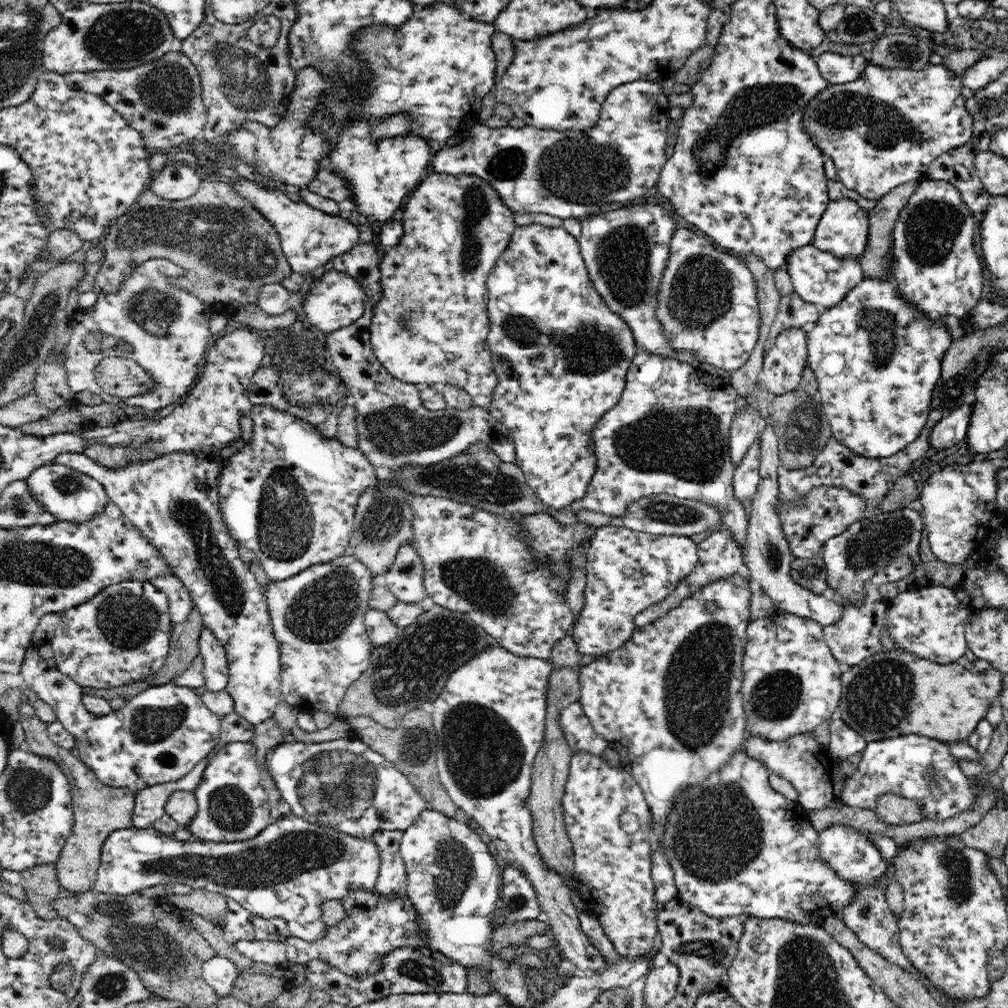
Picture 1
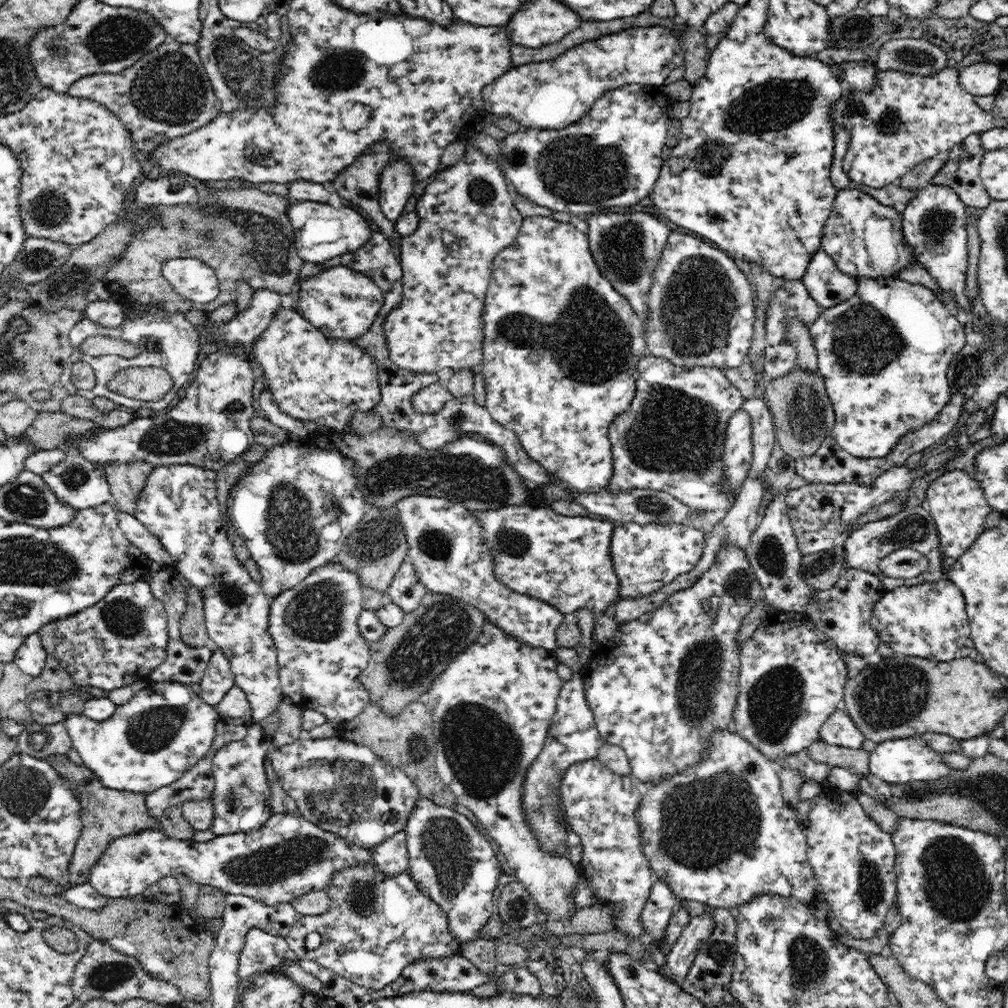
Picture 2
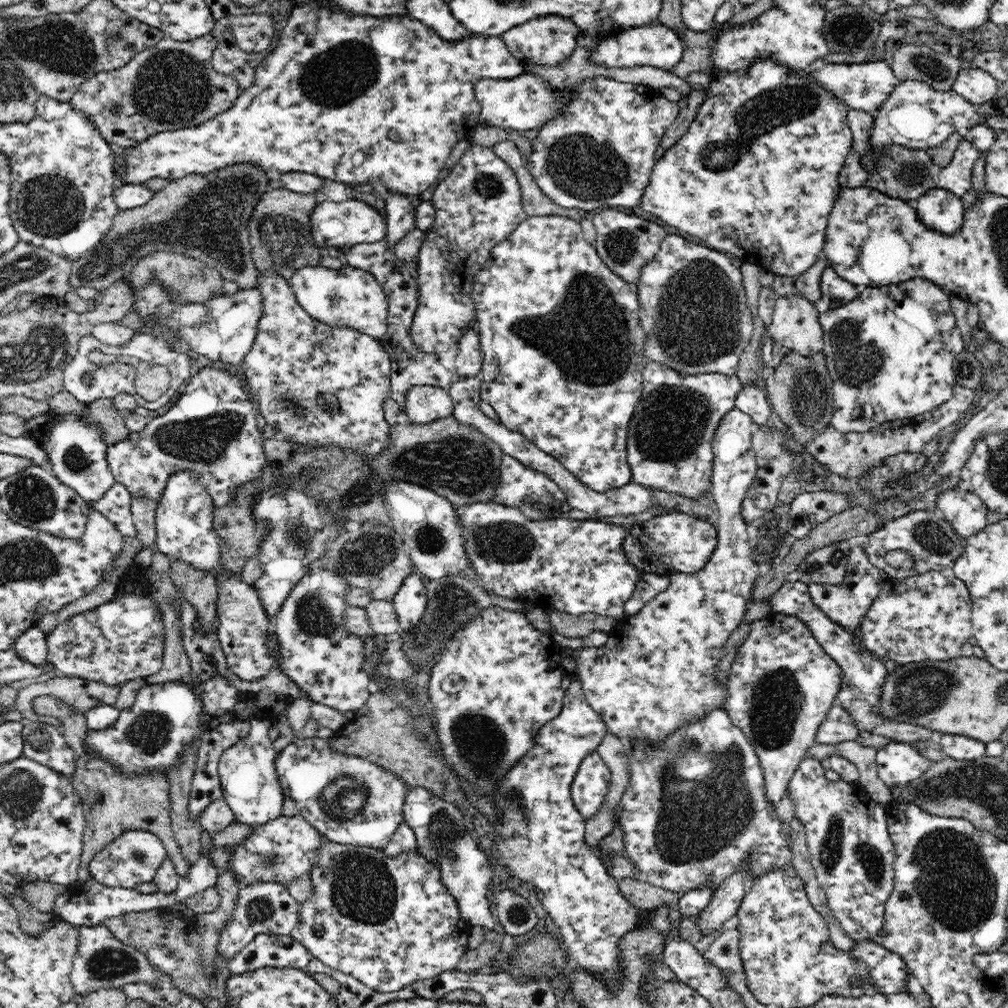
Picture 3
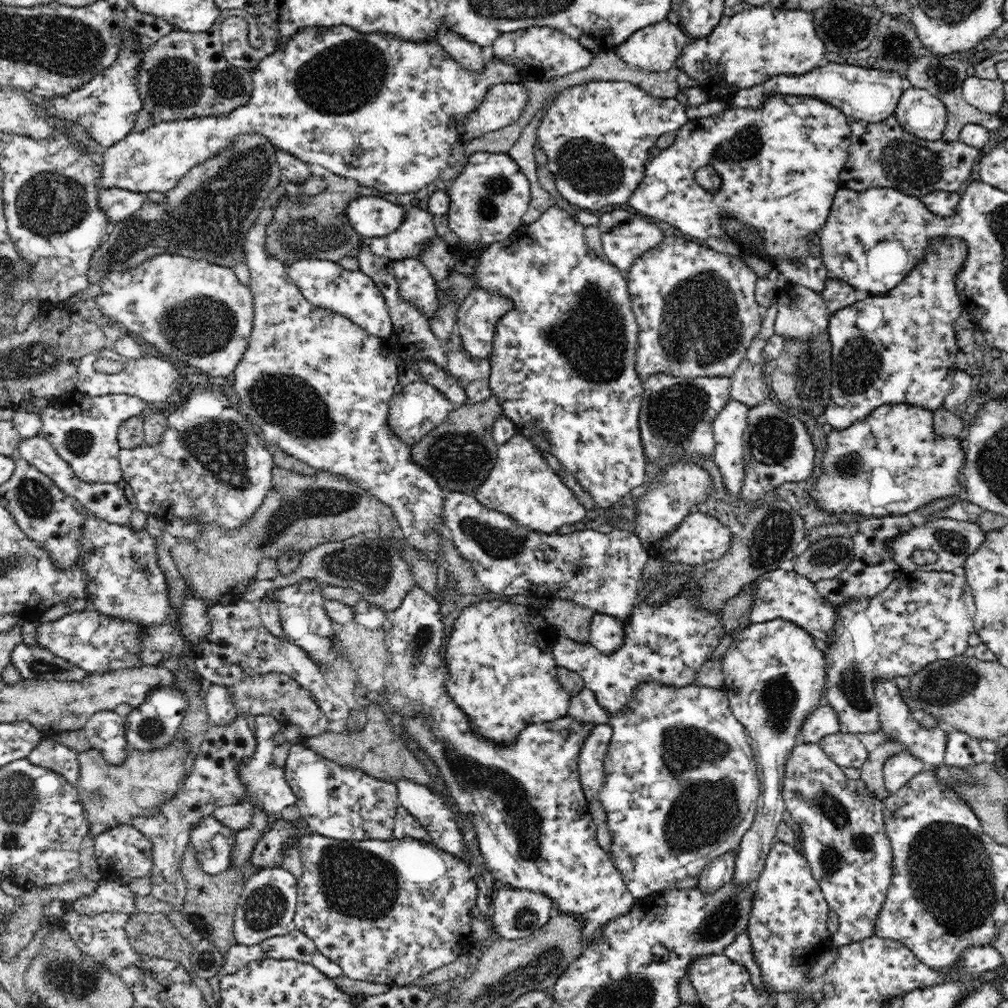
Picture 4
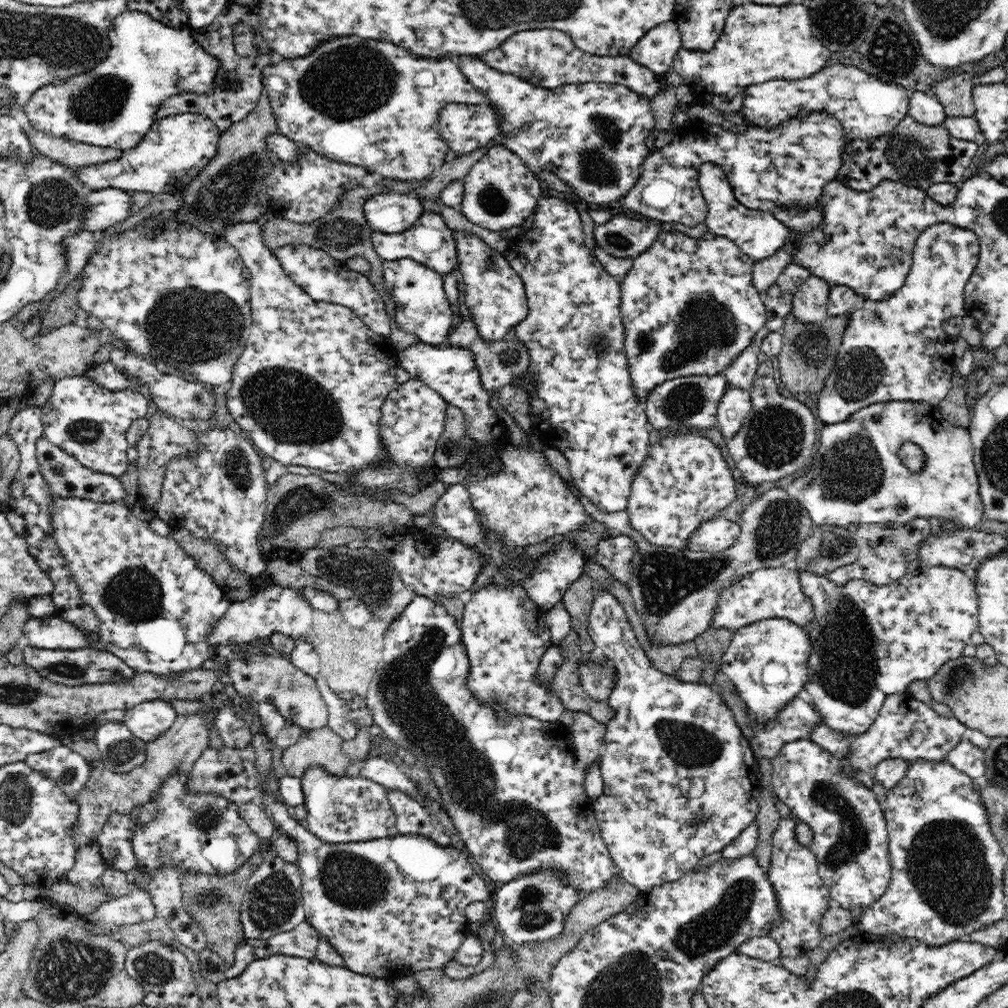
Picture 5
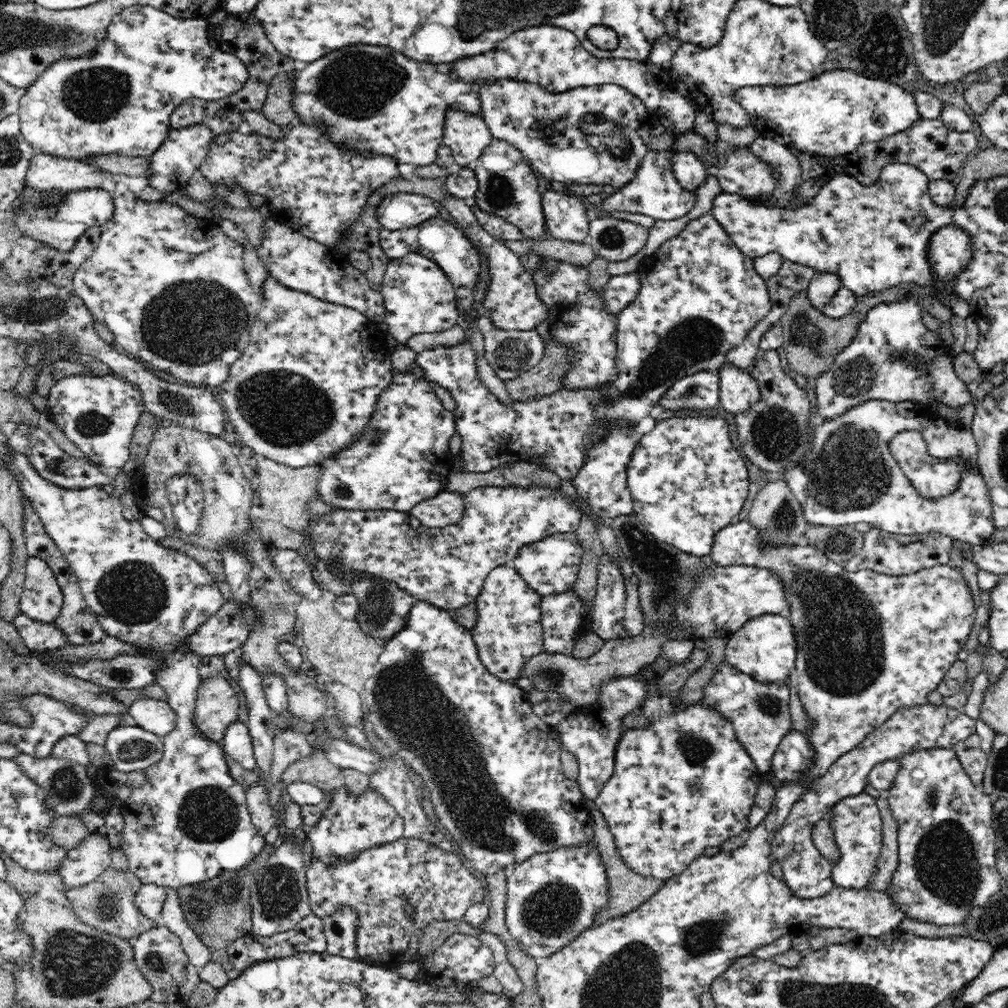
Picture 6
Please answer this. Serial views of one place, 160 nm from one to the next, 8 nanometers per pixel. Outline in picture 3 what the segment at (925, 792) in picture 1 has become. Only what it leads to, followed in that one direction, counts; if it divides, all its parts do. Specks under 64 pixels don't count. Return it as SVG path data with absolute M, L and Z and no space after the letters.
M890 741L877 753L878 776L890 788L907 785L922 776L933 764L908 743Z

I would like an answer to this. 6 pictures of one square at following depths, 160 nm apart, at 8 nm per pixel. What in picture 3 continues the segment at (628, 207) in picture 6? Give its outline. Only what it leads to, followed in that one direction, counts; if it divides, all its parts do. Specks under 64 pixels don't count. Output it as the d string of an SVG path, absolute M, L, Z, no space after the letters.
M772 59L759 61L752 68L748 68L748 72L740 72L739 75L716 72L714 76L709 76L711 81L707 88L708 96L700 104L697 115L686 134L666 150L654 164L639 206L642 210L662 218L662 222L676 228L678 234L686 239L690 236L700 238L702 240L700 244L704 244L705 247L733 255L750 264L756 264L763 271L770 270L774 276L796 277L806 272L818 260L820 252L823 252L829 214L842 189L838 175L851 151L854 136L847 123L849 108L846 103L840 102L836 95L820 87L820 84L812 82L809 76L802 76L803 72L786 68L784 64L778 64Z

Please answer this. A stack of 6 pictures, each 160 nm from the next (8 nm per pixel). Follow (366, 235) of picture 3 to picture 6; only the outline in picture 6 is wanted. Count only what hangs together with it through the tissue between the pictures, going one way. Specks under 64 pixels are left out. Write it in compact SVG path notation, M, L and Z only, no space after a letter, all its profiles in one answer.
M396 193L380 201L375 211L383 228L404 229L438 216L438 204L428 196Z

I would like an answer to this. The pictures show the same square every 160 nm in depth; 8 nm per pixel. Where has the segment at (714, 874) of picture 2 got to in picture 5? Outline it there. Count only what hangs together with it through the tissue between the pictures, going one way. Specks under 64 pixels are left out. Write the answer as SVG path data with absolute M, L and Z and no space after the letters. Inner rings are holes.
M606 589L597 590L594 593L587 631L595 647L600 648L600 652L607 657L609 662L615 665L618 672L615 687L611 690L611 694L606 700L615 715L605 724L607 731L604 748L601 753L602 762L600 762L603 791L596 800L592 801L593 813L599 822L601 837L608 847L609 855L612 857L614 864L619 868L623 880L626 880L628 884L635 885L640 892L646 892L649 888L666 882L674 882L681 876L684 876L684 874L688 874L690 870L695 870L700 858L704 858L708 854L714 854L714 852L720 852L735 838L738 838L738 835L746 830L750 824L754 823L759 809L759 794L763 787L758 762L755 760L756 757L752 752L752 748L749 748L749 740L742 735L742 731L740 731L740 727L734 721L734 715L726 705L721 693L714 686L706 683L682 682L676 679L674 675L667 675L655 669L651 660L646 656L642 647L640 647L640 643L638 643L624 607ZM682 778L692 778L692 780L700 778L702 780L702 784L700 784L702 792L698 792L698 798L688 797L692 796L688 792L690 788L686 788L690 784L682 782Z

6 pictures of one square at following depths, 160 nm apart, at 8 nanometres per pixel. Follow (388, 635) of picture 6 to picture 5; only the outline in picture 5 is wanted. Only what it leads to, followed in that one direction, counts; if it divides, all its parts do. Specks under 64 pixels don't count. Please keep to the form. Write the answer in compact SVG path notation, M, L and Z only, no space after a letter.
M347 544L336 548L310 548L300 555L297 563L300 567L314 576L354 591L354 596L368 605L378 621L394 622L414 598L414 592L406 587L389 560L378 556L372 548Z

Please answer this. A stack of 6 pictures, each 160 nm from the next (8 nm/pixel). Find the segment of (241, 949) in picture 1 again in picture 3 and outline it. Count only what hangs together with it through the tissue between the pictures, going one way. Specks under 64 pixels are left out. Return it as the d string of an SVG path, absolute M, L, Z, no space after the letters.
M259 934L228 960L228 970L232 975L244 975L260 968L306 970L312 957L291 935Z

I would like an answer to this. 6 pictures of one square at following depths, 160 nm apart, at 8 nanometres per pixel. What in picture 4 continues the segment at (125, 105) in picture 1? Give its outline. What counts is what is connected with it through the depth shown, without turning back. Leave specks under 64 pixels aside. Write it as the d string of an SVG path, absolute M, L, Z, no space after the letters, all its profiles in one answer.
M240 9L222 10L220 16L208 31L192 33L181 32L177 29L166 36L162 36L154 46L150 47L144 54L144 68L140 68L140 80L138 81L139 95L143 99L143 107L134 123L132 133L143 132L160 121L186 120L196 117L204 118L231 113L235 108L244 106L251 97L253 82L251 72L238 69L226 63L223 55L221 42L221 24L232 16L244 18L249 24L248 43L254 49L260 49L265 45L264 32L260 30L259 24L252 14Z

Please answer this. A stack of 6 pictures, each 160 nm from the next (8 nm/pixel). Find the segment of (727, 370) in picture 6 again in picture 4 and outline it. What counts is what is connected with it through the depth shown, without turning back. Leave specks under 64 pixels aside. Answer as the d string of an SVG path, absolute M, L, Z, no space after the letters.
M731 399L718 414L713 423L715 451L713 459L732 497L741 495L746 479L744 469L744 430L747 427L749 407Z

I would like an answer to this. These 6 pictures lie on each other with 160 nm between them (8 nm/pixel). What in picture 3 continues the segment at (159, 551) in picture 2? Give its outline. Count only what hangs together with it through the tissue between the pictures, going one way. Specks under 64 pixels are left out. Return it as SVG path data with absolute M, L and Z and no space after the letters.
M115 483L98 501L90 503L91 509L100 512L123 536L137 538L132 519L132 496L126 486Z

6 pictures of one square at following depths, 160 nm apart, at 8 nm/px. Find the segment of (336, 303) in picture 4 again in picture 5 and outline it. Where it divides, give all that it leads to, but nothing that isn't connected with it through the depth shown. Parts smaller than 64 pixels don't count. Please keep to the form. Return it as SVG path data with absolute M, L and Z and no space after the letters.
M288 244L275 248L273 253L292 283L303 288L314 300L351 308L372 332L384 336L391 334L391 318L383 296L368 276L352 270L345 261L336 260L319 248L312 248L310 244Z

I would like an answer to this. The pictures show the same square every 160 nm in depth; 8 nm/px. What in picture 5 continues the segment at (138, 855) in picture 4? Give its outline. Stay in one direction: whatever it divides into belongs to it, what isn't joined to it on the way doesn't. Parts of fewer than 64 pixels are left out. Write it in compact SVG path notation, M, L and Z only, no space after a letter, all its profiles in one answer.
M112 812L107 817L96 840L107 868L115 868L120 872L137 868L136 855L132 850L135 826L128 814Z

